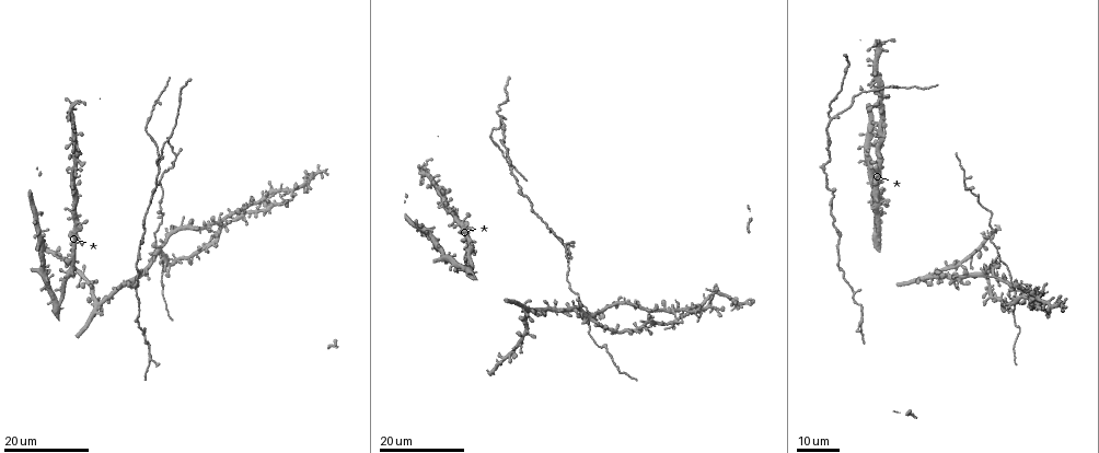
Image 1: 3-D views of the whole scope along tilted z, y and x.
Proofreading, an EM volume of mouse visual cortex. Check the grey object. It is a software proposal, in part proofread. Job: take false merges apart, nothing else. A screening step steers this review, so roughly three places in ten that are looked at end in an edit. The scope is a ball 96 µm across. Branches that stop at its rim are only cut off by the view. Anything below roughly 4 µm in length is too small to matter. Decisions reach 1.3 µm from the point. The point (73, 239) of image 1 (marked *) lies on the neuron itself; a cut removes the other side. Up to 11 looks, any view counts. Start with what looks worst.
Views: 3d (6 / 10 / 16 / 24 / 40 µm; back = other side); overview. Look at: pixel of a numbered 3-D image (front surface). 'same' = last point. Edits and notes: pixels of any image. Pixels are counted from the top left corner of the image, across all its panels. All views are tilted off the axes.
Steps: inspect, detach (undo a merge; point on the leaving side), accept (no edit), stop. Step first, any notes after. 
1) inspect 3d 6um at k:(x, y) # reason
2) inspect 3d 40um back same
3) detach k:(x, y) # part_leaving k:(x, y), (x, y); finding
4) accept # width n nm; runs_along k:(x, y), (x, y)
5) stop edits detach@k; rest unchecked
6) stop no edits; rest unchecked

inspect 3d 24um at 1:(697, 309) # four-way junction

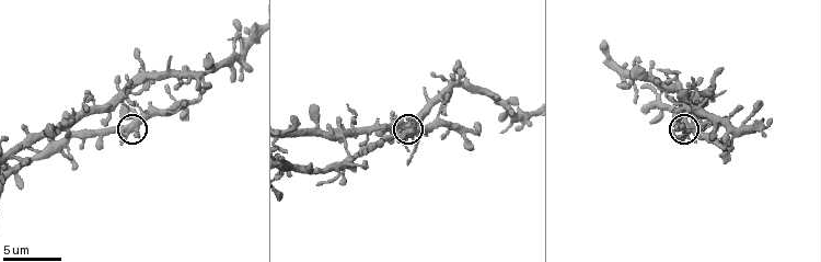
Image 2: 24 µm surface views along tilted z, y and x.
inspect 3d 6um at 2:(413, 129)

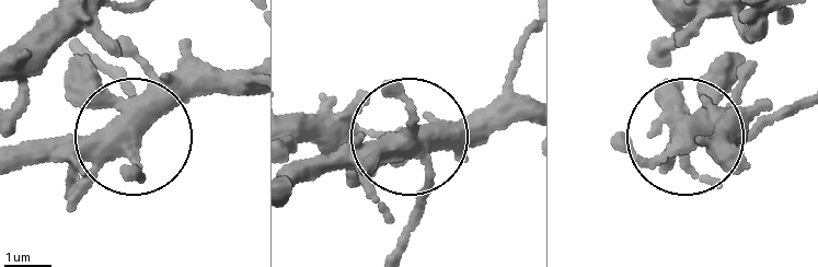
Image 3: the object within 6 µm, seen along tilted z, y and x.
accept # arms 4; all the same neuron

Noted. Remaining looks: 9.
inspect 3d 16um at 1:(966, 187) # calibre changes

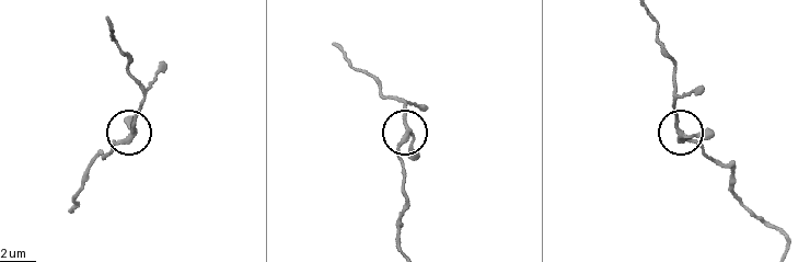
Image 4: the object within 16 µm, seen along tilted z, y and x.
inspect 3d 6um at 4:(678, 124) # zoom in

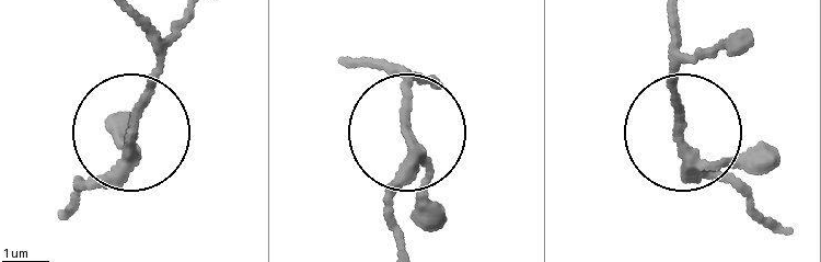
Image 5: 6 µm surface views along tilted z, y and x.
accept # arms 3; runs_along 5:(68, 203), (129, 141), (158, 35); continuous, no second neuron

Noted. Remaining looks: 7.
inspect 3d 6um at 2:(69, 134)

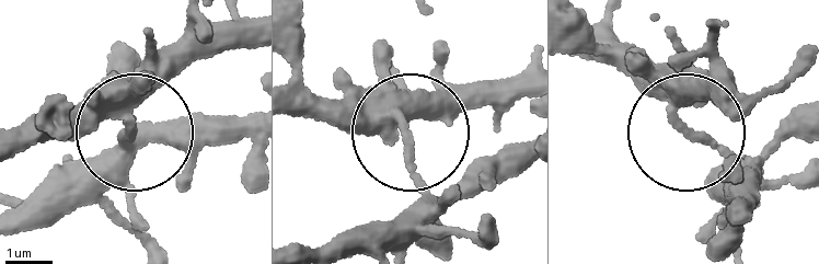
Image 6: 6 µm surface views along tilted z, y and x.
accept # width 370 nm; runs_along 6:(299, 100), (404, 130), (443, 90); continuous, no second neuron

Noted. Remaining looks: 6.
inspect 3d 24um at 1:(167, 231) # arms part here

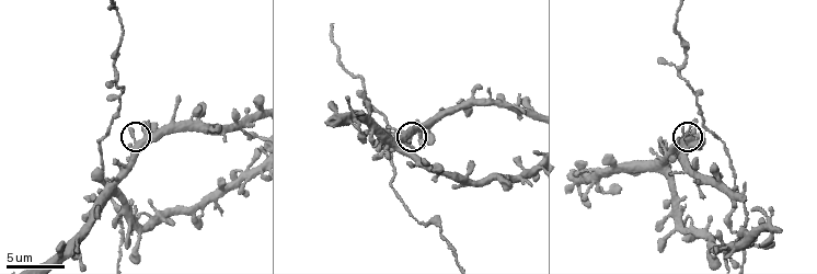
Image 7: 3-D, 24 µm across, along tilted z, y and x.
inspect 3d 10um at 7:(134, 139) # zoom in

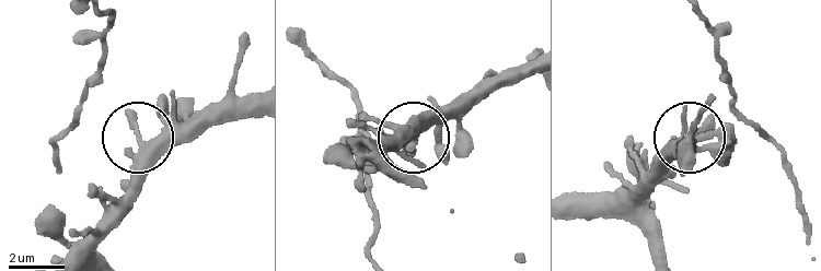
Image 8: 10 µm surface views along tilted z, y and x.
accept # arms 3; runs_along 8:(74, 257), (123, 196), (138, 141), (133, 119), (94, 79); one neuron here

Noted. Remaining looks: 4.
inspect 3d 24um at 1:(831, 118) # thin arm on a thick one

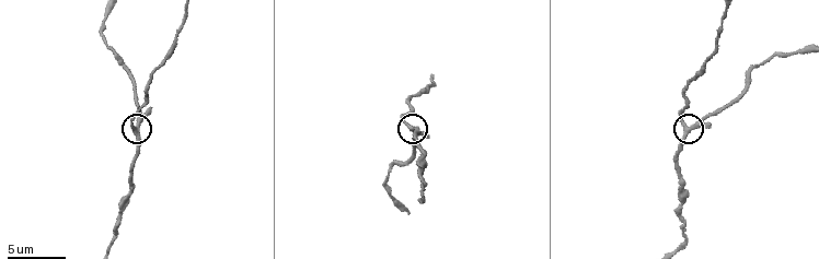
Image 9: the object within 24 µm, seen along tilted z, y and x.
inspect 3d 6um at 9:(688, 126) # closer look

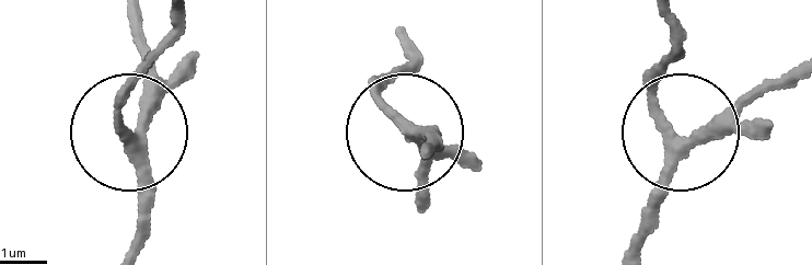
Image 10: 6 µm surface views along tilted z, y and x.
accept # continuous, no second neuron

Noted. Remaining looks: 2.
stop no edits; rest unchecked

